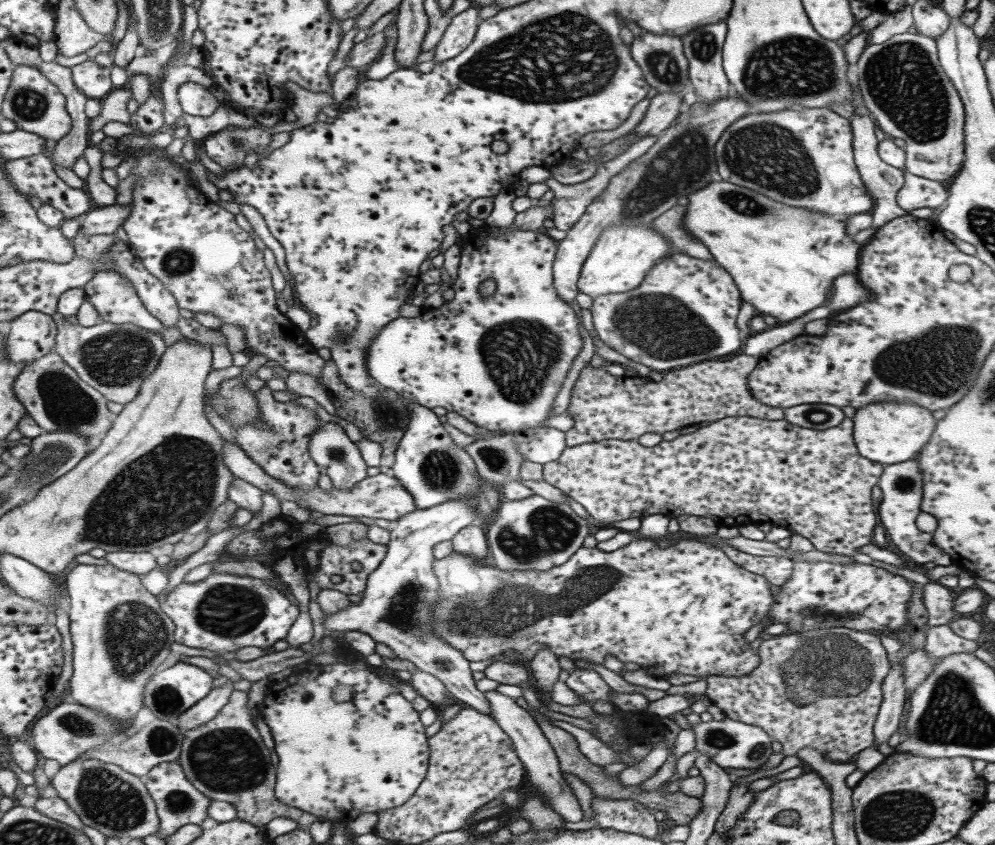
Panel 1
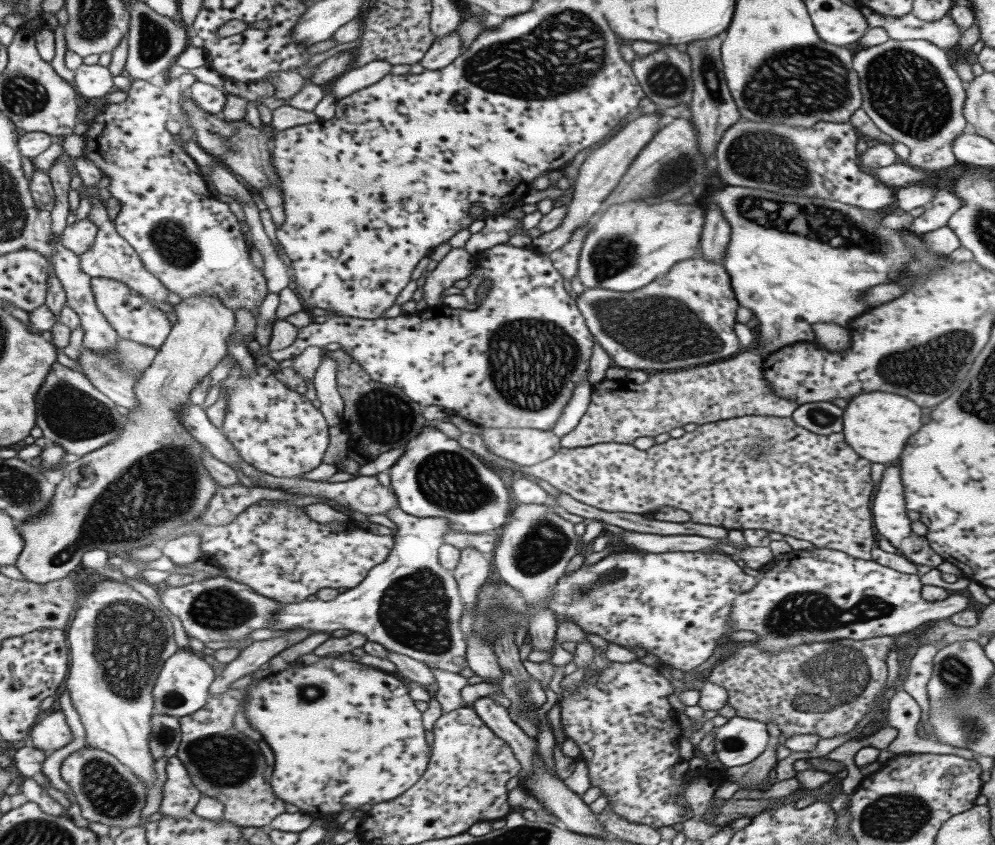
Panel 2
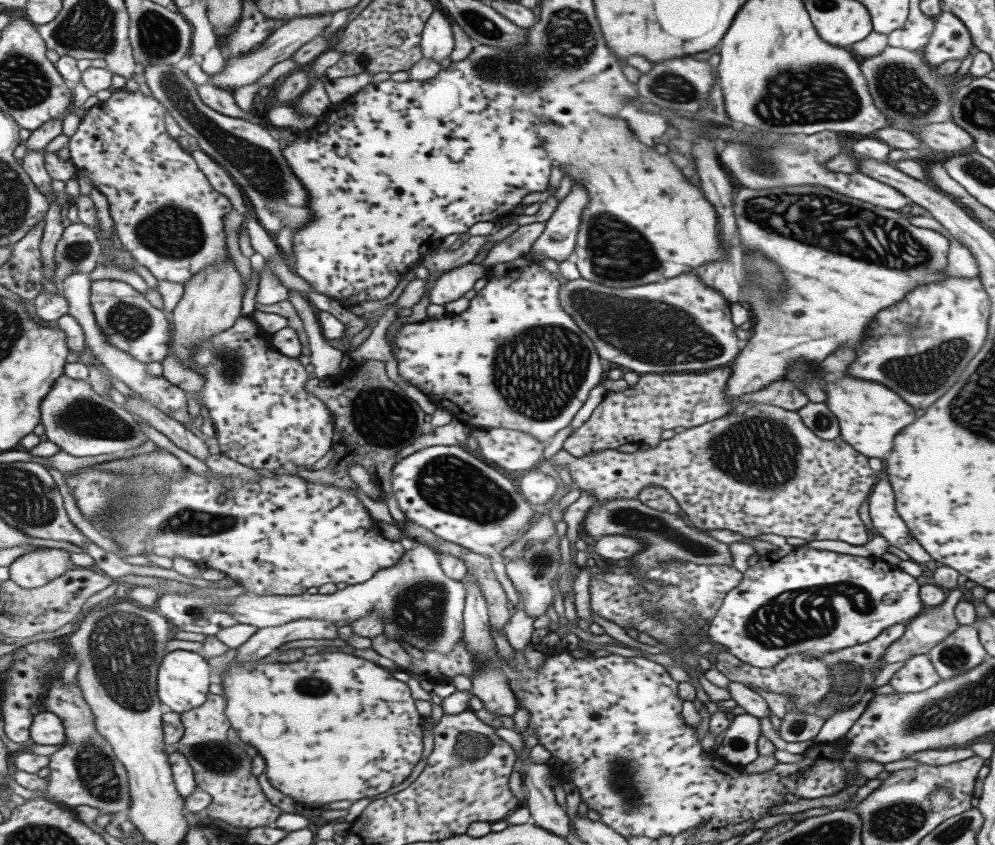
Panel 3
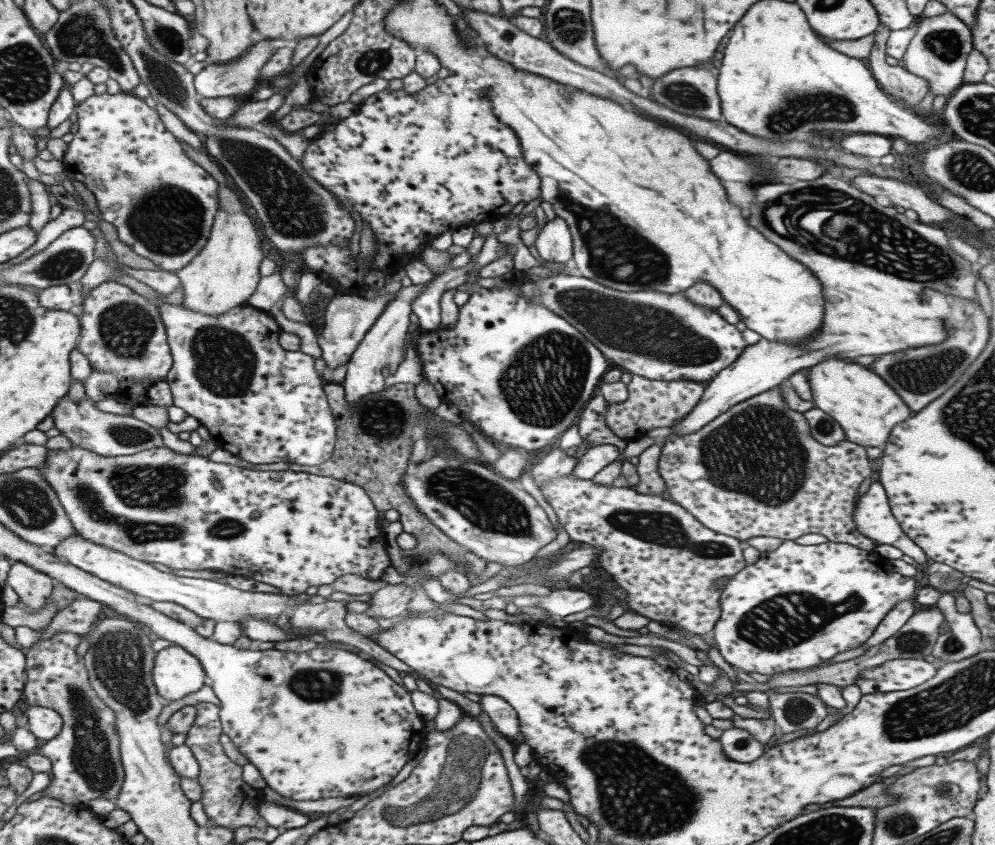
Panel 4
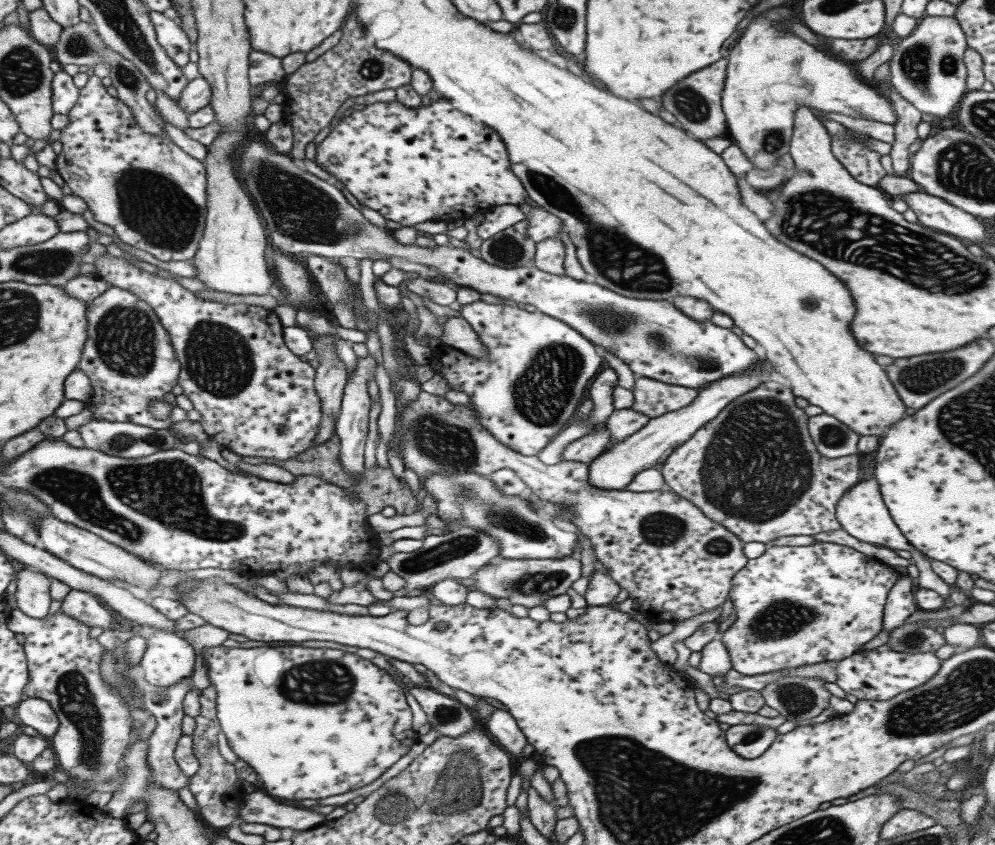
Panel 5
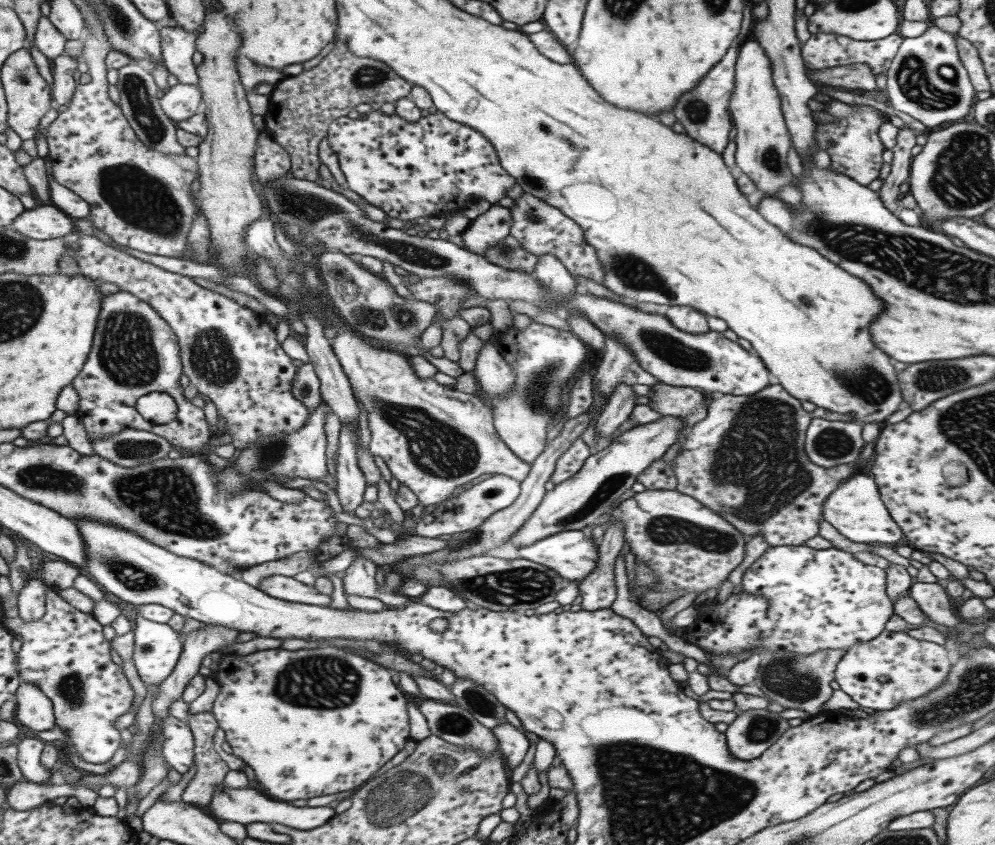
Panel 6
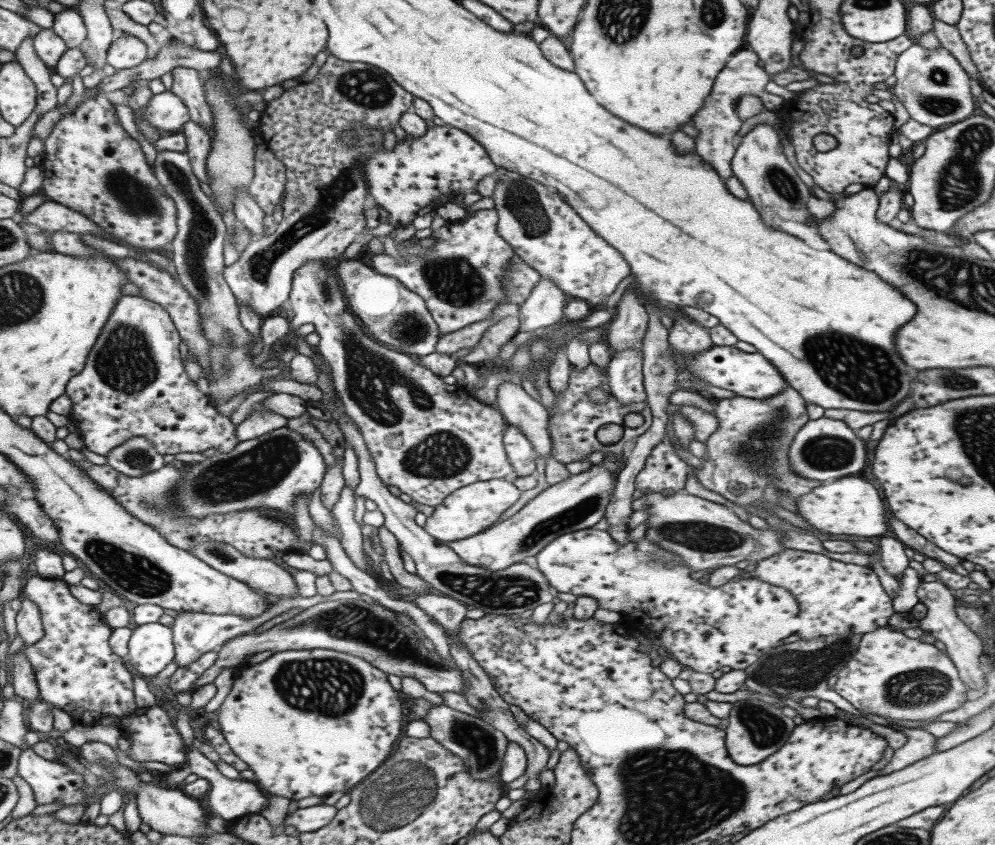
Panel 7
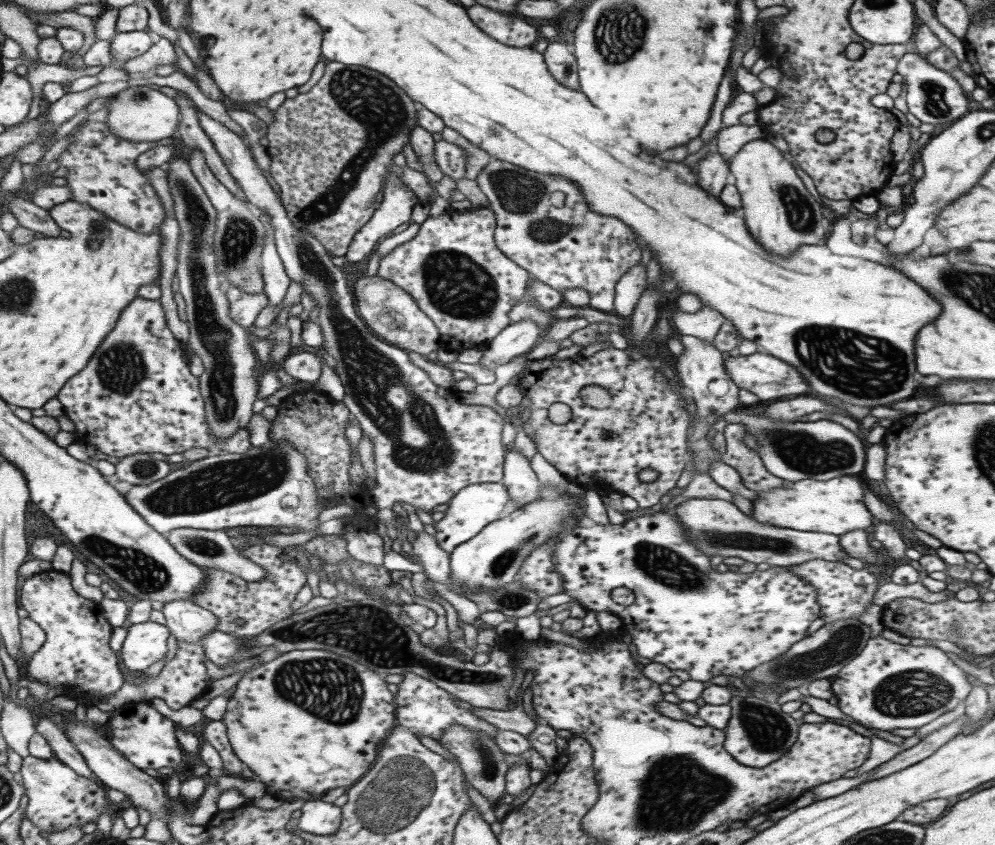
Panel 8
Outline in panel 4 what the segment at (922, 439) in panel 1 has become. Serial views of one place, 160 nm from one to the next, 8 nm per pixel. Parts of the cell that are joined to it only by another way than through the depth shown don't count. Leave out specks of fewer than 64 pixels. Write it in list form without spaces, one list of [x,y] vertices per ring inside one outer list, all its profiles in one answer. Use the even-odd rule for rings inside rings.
[[[828,356],[807,368],[812,403],[835,420],[848,442],[865,448],[882,448],[890,436],[891,428],[897,422],[903,422],[911,410],[871,369],[857,363],[847,363],[844,359]]]

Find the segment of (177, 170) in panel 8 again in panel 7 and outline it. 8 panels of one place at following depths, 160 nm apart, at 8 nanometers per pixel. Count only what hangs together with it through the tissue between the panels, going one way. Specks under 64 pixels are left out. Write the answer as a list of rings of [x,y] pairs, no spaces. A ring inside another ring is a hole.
[[[160,150],[156,152],[154,159],[154,175],[159,184],[164,188],[165,194],[173,200],[176,208],[177,233],[169,244],[171,249],[171,262],[175,267],[177,280],[188,290],[189,296],[192,296],[198,304],[198,311],[201,317],[201,328],[205,340],[210,344],[208,357],[210,358],[210,378],[208,381],[209,399],[213,405],[219,400],[227,400],[231,396],[253,388],[257,391],[273,391],[276,393],[287,393],[299,397],[304,403],[307,401],[319,401],[322,392],[316,387],[315,383],[299,383],[292,379],[268,379],[268,382],[261,385],[261,378],[265,378],[265,370],[261,367],[254,367],[251,363],[252,357],[249,355],[248,344],[253,341],[255,336],[241,327],[238,319],[237,302],[227,283],[222,277],[223,270],[223,238],[226,236],[226,227],[221,221],[221,214],[215,210],[213,203],[209,200],[199,187],[198,180],[191,170],[188,156],[184,152],[175,152],[170,150]]]

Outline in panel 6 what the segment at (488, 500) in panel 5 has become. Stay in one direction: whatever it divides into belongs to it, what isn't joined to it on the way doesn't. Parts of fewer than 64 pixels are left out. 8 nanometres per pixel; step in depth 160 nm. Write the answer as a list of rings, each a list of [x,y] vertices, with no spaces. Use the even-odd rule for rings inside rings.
[[[566,530],[555,535],[546,536],[529,546],[519,547],[517,551],[517,554],[524,560],[529,560],[549,568],[561,580],[579,583],[581,580],[585,580],[591,572],[597,570],[597,553],[596,543],[585,537],[579,530]]]

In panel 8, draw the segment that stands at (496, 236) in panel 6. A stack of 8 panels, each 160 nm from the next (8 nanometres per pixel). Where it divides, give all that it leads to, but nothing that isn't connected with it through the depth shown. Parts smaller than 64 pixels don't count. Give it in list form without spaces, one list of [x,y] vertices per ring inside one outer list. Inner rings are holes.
[[[473,207],[464,212],[448,208],[437,217],[428,216],[421,225],[419,225],[418,232],[413,239],[397,245],[378,260],[379,265],[376,275],[385,280],[389,280],[389,282],[392,282],[395,286],[398,286],[401,290],[409,294],[417,303],[419,310],[421,310],[421,312],[423,312],[423,314],[425,314],[425,316],[427,316],[427,318],[437,327],[439,348],[447,348],[447,350],[454,350],[457,352],[465,350],[466,348],[484,348],[485,343],[490,341],[494,336],[497,336],[497,334],[510,323],[507,313],[511,310],[511,307],[525,298],[526,282],[529,280],[530,276],[524,268],[521,268],[518,264],[509,260],[509,258],[496,247],[493,236],[495,226],[495,217],[493,211],[489,208]]]

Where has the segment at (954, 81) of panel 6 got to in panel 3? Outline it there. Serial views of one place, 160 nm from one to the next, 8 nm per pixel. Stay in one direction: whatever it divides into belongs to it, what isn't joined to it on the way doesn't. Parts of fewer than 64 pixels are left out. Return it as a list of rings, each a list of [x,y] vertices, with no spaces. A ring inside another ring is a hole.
[[[943,10],[933,20],[933,30],[929,42],[920,50],[923,60],[933,68],[947,60],[965,58],[969,47],[973,46],[965,26],[956,18]]]

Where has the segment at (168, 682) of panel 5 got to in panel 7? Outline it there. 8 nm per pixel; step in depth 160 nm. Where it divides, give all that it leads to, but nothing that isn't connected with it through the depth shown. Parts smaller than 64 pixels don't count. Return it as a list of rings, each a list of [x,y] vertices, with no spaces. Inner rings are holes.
[[[159,622],[137,625],[127,648],[127,660],[141,676],[155,676],[174,660],[171,629]]]

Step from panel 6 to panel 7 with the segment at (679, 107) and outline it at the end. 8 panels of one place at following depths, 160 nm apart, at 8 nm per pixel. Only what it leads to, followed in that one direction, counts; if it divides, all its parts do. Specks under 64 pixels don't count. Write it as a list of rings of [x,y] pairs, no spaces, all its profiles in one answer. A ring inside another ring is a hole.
[[[739,48],[735,51],[727,59],[726,65],[715,76],[713,88],[711,88],[709,96],[703,100],[703,106],[690,120],[690,124],[697,130],[697,135],[692,138],[694,142],[693,151],[700,156],[702,161],[710,164],[722,180],[727,180],[732,172],[730,160],[736,149],[735,136],[742,123],[734,111],[734,106],[739,99],[744,95],[758,97],[766,110],[777,113],[781,110],[784,100],[779,96],[775,96],[775,94],[767,94],[763,87],[769,81],[774,82],[778,86],[785,87],[785,85],[791,82],[801,82],[810,78],[809,72],[806,69],[793,66],[783,72],[767,74],[761,67],[757,66],[757,60],[758,56],[748,48]]]

